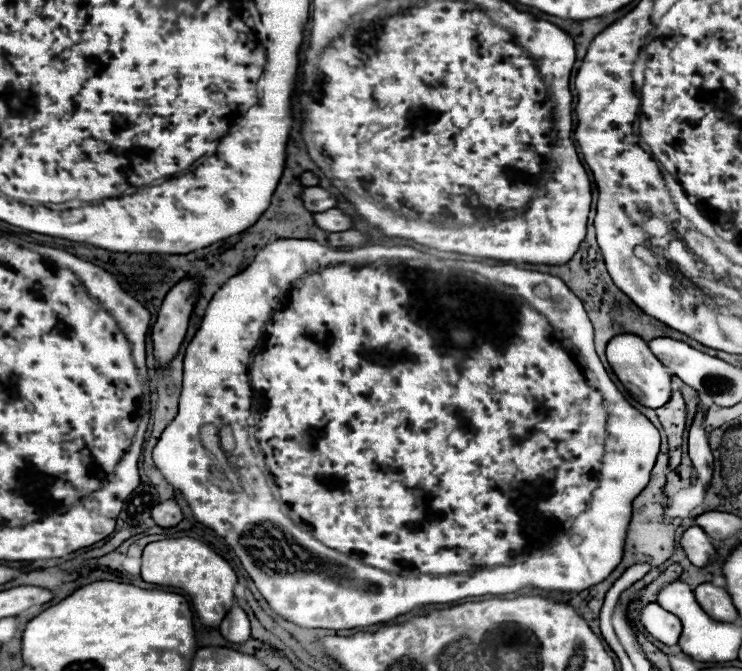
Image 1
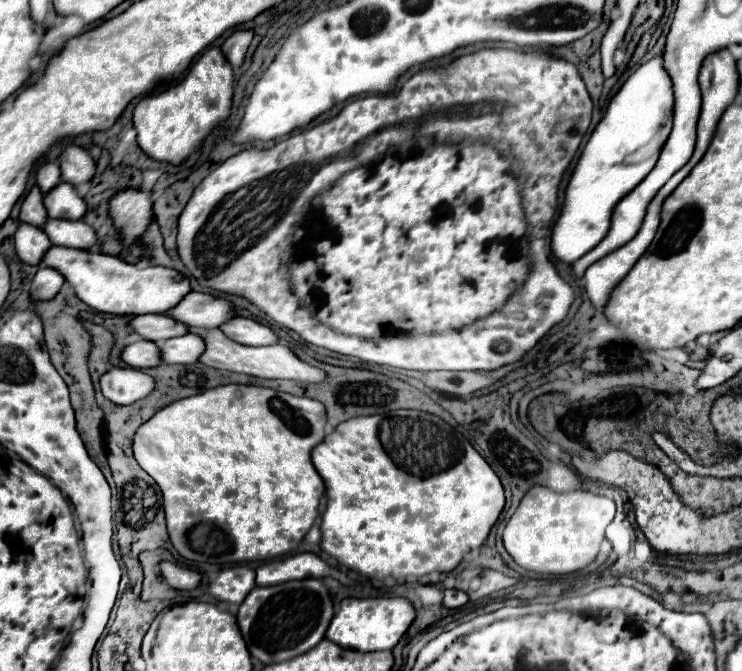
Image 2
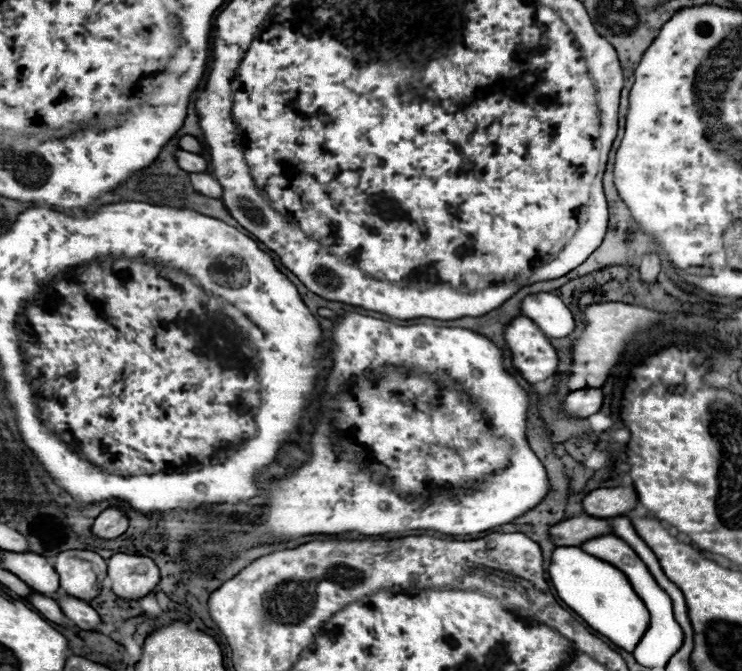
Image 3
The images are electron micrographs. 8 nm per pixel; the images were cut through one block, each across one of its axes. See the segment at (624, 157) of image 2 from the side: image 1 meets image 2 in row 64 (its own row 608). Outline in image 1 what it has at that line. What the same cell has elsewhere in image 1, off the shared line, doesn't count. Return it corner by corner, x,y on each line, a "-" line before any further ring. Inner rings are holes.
650,602
642,608
640,622
648,630
648,634
652,638
656,638
658,642
662,642
666,646
678,644
678,638
680,638
680,632
682,632
680,620
674,614
666,612
662,606
658,606
656,602

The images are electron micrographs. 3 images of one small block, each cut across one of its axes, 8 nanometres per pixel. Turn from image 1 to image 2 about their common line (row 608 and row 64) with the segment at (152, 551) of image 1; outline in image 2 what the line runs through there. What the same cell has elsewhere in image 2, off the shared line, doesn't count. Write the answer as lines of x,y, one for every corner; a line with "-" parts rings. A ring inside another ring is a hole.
218,48
206,50
180,84
162,94
144,96
134,110
138,146
154,160
180,166
202,148
208,134
226,122
232,108
234,72

